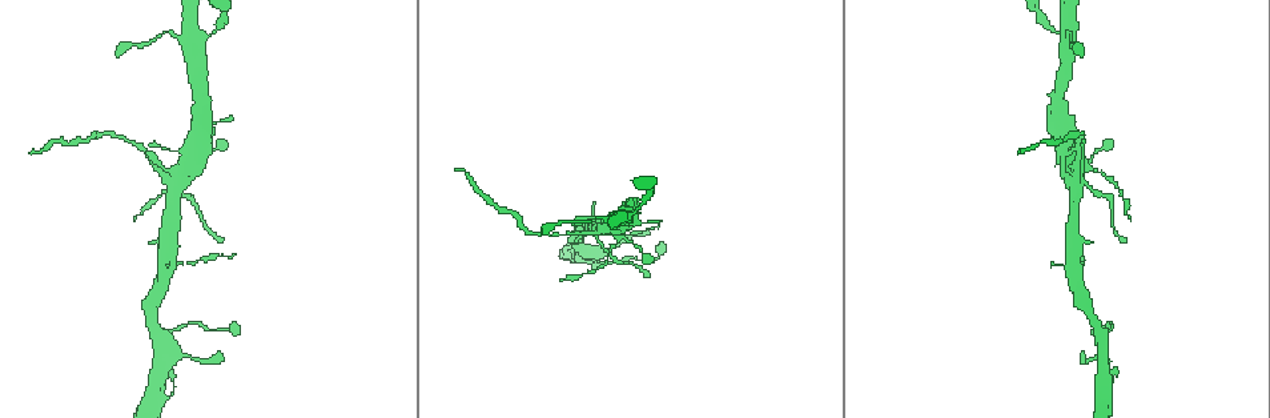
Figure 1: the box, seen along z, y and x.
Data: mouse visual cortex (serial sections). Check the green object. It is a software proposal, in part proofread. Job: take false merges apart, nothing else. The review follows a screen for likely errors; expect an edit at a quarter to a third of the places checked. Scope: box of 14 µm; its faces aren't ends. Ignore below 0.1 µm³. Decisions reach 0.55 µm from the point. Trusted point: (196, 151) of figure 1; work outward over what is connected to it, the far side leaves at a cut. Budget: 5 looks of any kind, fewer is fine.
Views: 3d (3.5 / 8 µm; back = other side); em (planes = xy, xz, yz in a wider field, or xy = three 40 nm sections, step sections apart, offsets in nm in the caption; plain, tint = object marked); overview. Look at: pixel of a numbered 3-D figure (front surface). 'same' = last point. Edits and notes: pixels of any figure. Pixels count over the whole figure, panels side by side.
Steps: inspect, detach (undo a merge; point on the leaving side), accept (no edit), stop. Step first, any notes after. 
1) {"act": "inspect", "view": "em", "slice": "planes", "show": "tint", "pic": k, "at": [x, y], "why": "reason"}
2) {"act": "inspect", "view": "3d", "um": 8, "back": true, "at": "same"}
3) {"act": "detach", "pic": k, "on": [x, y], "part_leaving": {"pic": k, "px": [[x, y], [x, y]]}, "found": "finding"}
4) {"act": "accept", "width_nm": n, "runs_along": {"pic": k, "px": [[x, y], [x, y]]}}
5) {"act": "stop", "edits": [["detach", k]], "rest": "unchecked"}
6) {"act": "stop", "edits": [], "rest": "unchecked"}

{"act": "inspect", "view": "3d", "um": 3.5, "pic": 1, "at": [1063, 38], "why": "small branch off a trunk"}

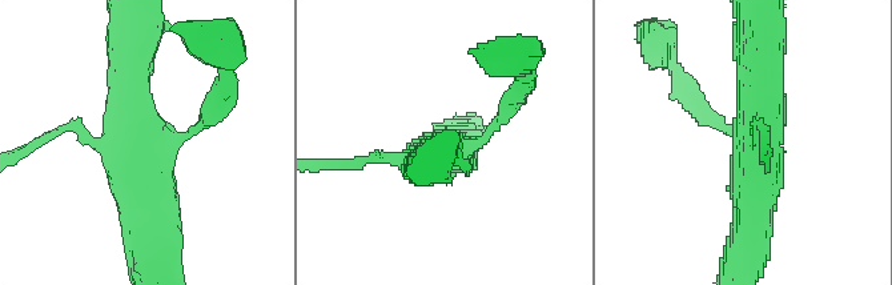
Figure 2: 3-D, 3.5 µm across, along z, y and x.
{"act": "inspect", "view": "em", "slice": "xy", "step": 1, "show": "tint", "pic": 2, "at": [156, 152], "why": "shape alone is not enough"}

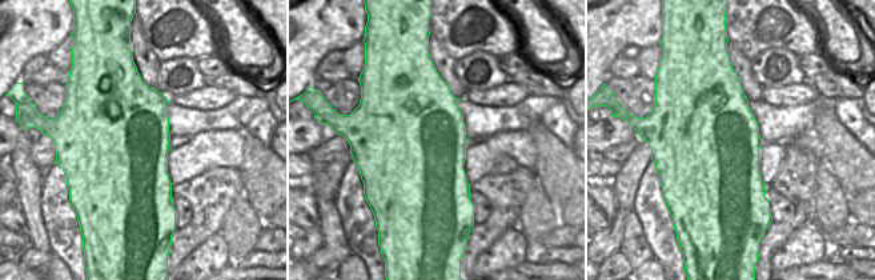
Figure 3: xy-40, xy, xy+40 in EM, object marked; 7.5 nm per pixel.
{"act": "accept", "runs_along": {"pic": 2, "px": [[155, 256], [129, 88]]}, "found": "one cell here"}

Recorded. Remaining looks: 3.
{"act": "inspect", "view": "3d", "um": 3.5, "pic": 1, "at": [1077, 177], "why": "sharp bend"}

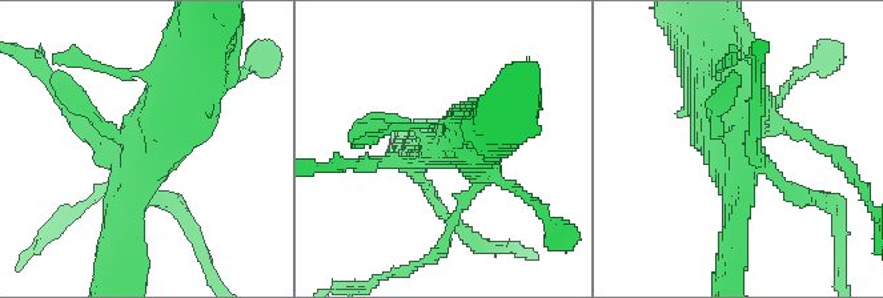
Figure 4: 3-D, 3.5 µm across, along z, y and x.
{"act": "inspect", "view": "em", "slice": "xy", "step": 2, "show": "tint", "pic": 4, "at": [149, 150], "why": "need the tissue"}

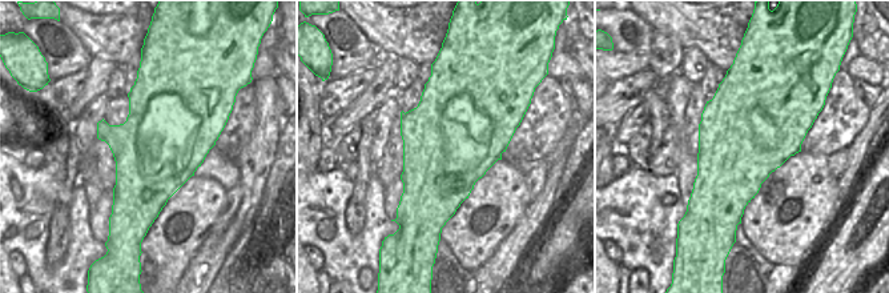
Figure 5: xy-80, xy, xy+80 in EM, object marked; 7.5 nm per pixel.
{"act": "detach", "pic": 4, "on": [438, 208], "found": "two cells meet here"}

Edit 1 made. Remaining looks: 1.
{"act": "stop", "edits": [["detach", 4]], "rest": "unchecked"}

